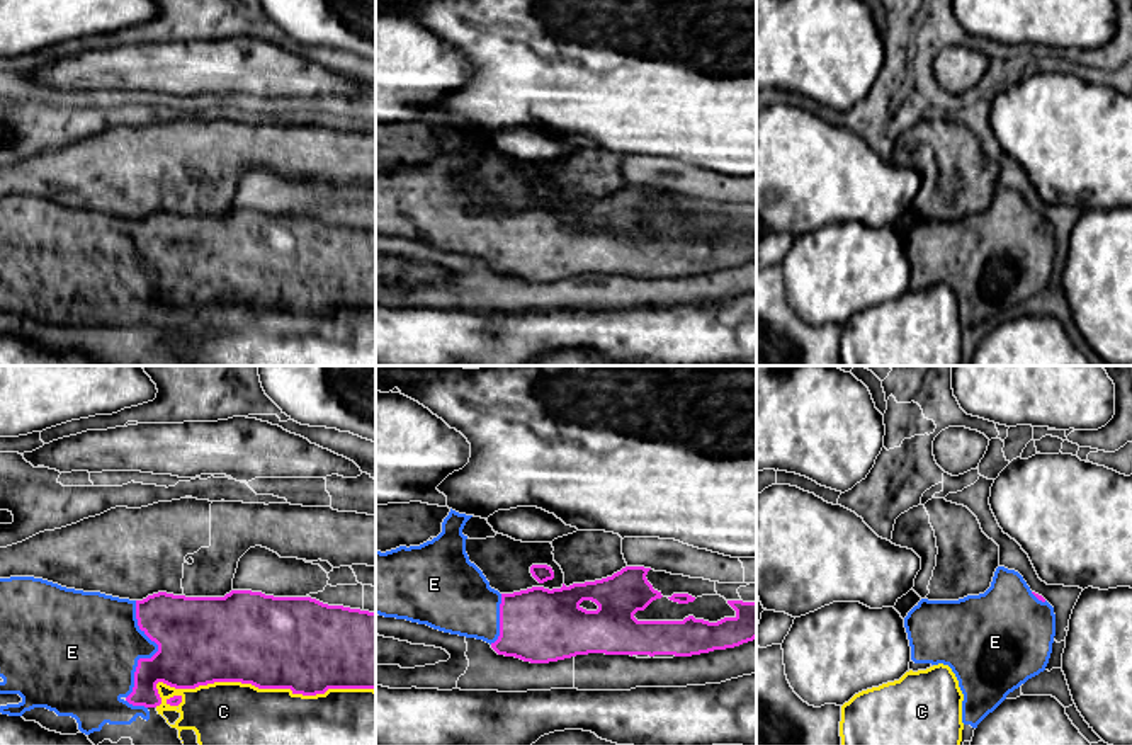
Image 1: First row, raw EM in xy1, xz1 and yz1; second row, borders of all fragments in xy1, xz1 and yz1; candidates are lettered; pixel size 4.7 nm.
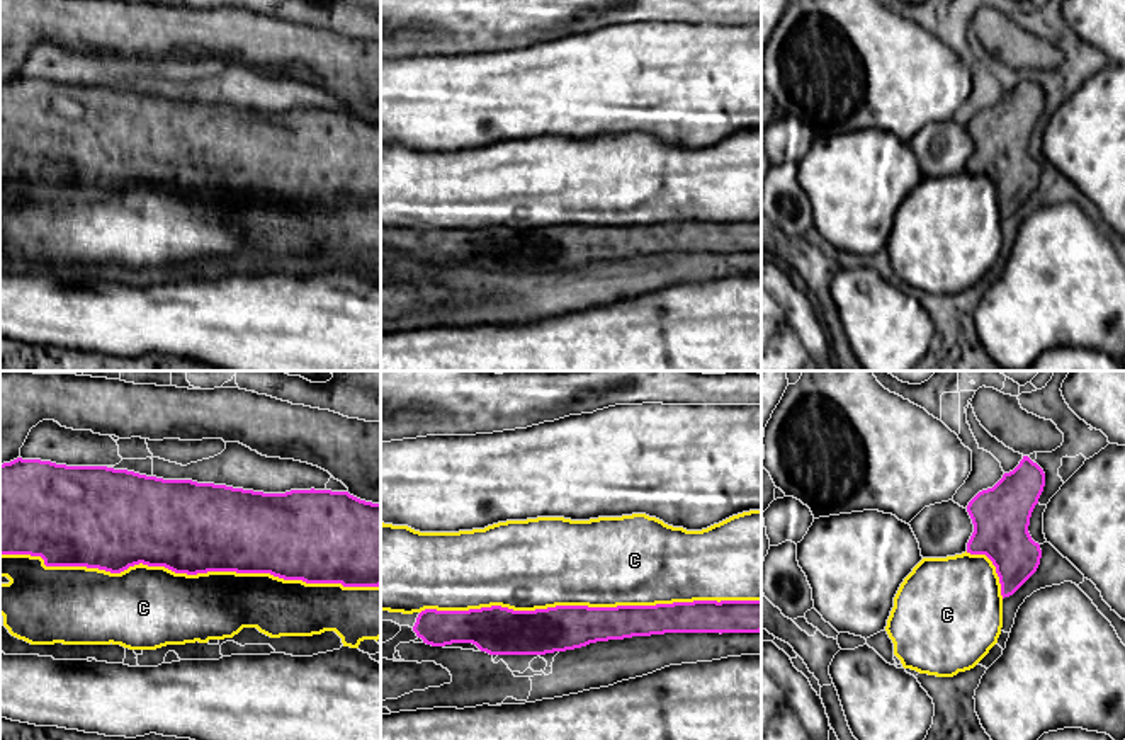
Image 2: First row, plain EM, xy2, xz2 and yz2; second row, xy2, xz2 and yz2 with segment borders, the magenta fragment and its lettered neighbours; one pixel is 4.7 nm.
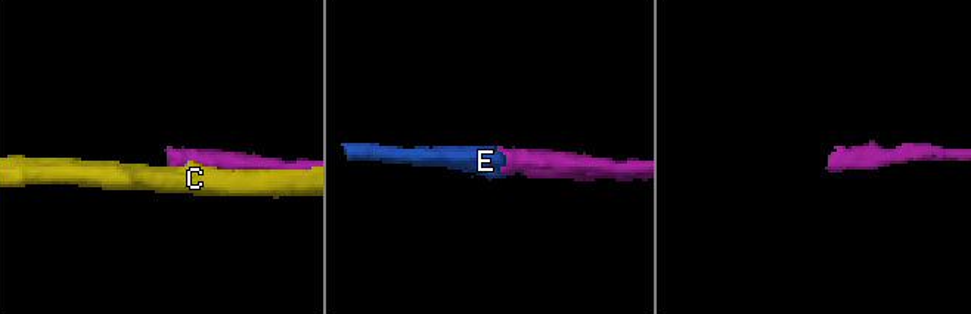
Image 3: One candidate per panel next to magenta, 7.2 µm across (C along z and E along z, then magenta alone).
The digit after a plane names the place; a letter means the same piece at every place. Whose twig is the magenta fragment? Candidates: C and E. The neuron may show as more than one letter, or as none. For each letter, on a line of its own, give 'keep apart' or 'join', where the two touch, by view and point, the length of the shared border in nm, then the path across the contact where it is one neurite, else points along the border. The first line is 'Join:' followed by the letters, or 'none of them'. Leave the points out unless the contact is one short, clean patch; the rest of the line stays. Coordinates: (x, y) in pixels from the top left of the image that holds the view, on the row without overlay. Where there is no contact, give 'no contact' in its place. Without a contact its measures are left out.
Join: E
C: keep apart; meets magenta in xy2 at (189, 193); contact 1800 nm long
E: join; meets magenta in xy1 at (141, 278); contact 500 nm long

